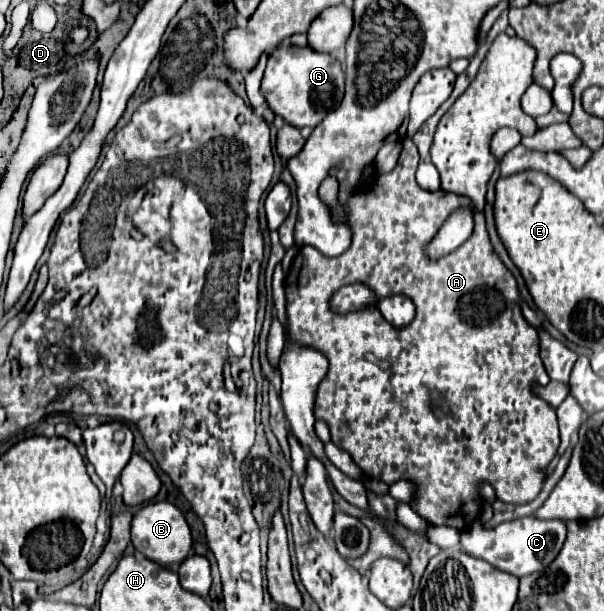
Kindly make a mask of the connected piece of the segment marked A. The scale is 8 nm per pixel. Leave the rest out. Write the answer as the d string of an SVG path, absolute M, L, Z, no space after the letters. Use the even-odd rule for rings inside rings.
M405 139L401 157L397 167L387 173L381 175L373 187L355 191L349 197L347 205L341 205L338 201L338 183L333 177L327 177L319 187L318 194L320 199L331 208L333 219L340 220L349 225L353 239L351 239L351 247L339 255L339 257L325 257L321 255L317 249L313 247L301 247L295 263L291 265L291 271L287 275L285 281L285 295L287 295L287 317L289 317L289 337L293 337L293 341L313 347L317 351L321 351L327 359L329 359L329 373L327 377L321 381L319 391L317 391L317 403L315 403L315 417L323 419L329 423L331 429L331 441L335 445L339 445L341 449L349 451L351 457L355 459L355 463L363 469L365 477L369 479L379 479L383 483L395 483L401 479L413 481L415 483L415 499L413 499L413 511L423 517L427 523L431 525L447 525L447 527L455 527L457 531L465 531L481 513L483 501L479 495L479 485L481 483L489 483L495 493L497 499L505 501L505 503L529 503L533 501L541 487L543 487L543 469L551 463L551 459L555 457L553 447L559 447L559 429L557 429L557 415L555 409L549 407L547 401L543 401L541 397L531 397L531 383L539 383L541 387L545 387L549 383L549 375L545 373L545 367L541 365L541 357L539 357L539 337L537 331L525 321L521 307L519 307L519 291L517 291L517 281L515 277L509 273L509 269L503 265L503 261L497 257L491 241L489 241L489 233L485 229L485 217L483 213L475 213L475 229L471 239L467 239L459 249L455 249L453 253L449 253L447 257L441 257L437 261L429 261L423 253L425 245L431 241L433 233L439 231L441 223L447 219L447 215L457 209L463 203L463 197L459 199L453 193L445 193L445 191L435 191L429 193L425 189L421 189L415 181L415 171L419 165L419 153L417 147L411 139ZM351 283L365 283L369 285L375 293L383 295L389 291L407 295L413 299L415 307L417 307L417 315L411 321L411 325L407 327L393 327L387 321L383 321L383 315L377 309L363 309L357 313L349 313L349 315L337 315L329 311L329 299L331 295L343 287L343 285L351 285Z

